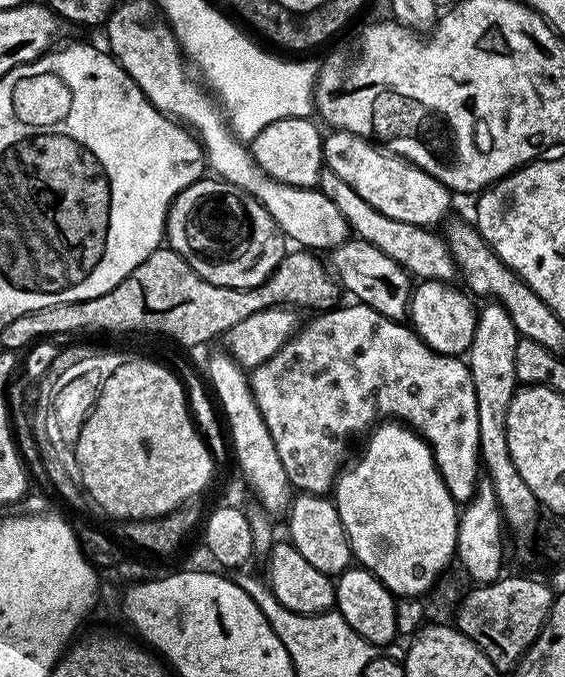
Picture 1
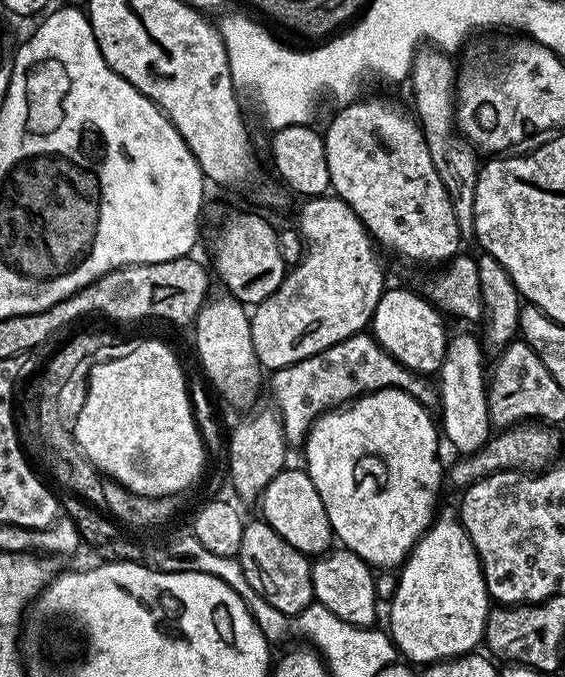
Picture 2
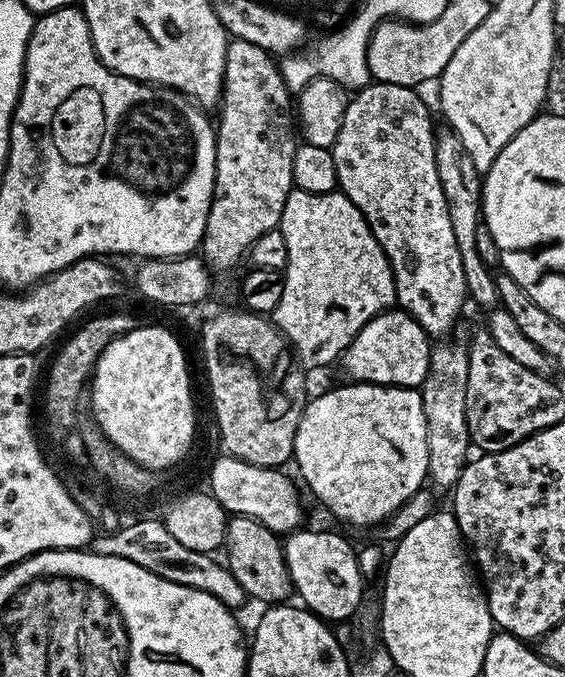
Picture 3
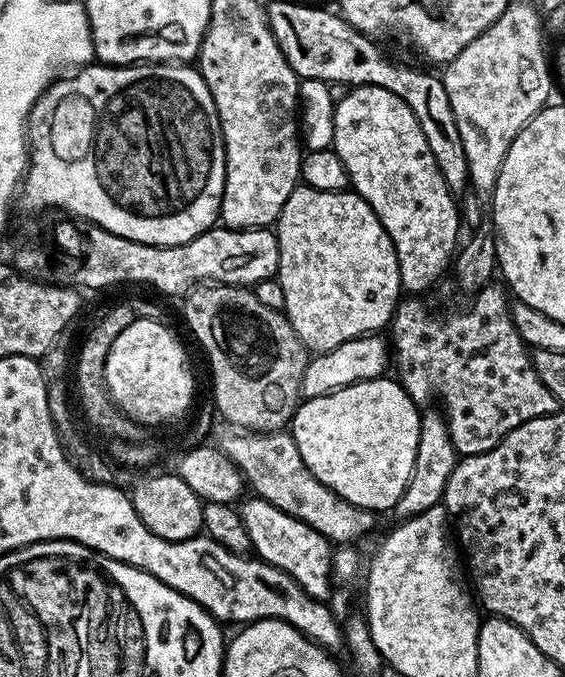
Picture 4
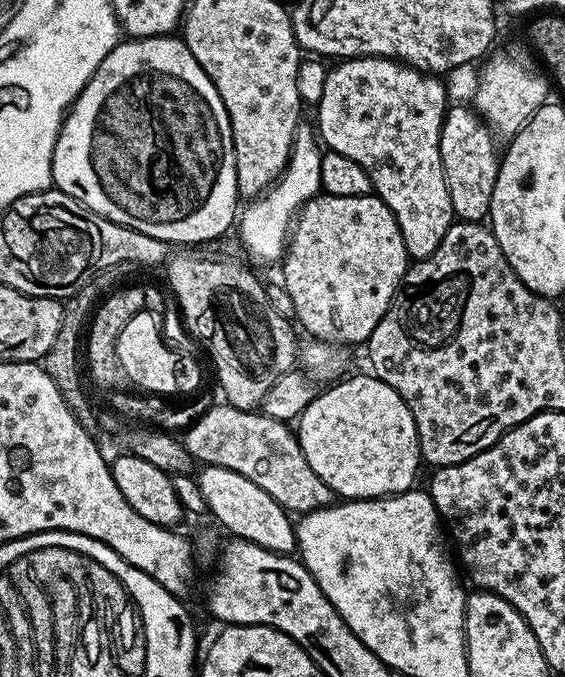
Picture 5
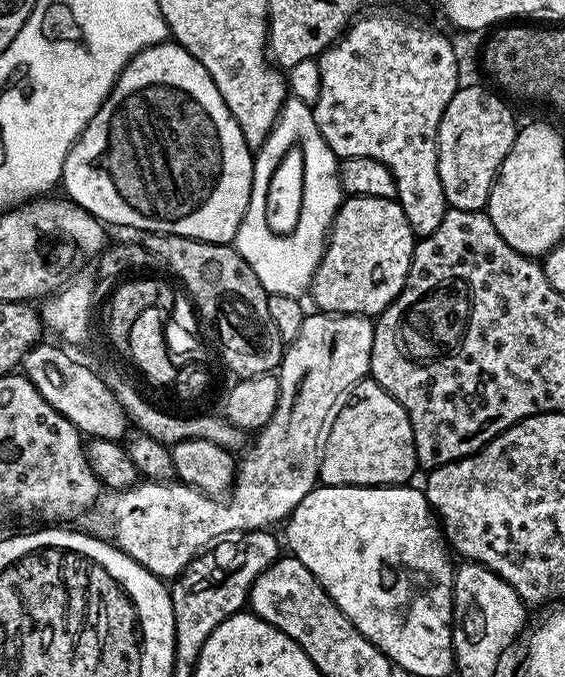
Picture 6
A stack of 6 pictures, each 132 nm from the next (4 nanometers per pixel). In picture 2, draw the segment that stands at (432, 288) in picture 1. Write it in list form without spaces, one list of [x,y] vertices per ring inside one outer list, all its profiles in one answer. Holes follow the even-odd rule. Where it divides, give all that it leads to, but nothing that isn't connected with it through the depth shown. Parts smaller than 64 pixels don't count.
[[[389,287],[380,295],[378,306],[372,315],[370,325],[371,335],[375,336],[400,363],[405,364],[408,369],[417,374],[439,373],[444,361],[444,351],[448,349],[450,339],[449,333],[444,333],[444,320],[441,309],[432,303],[431,299],[419,296],[416,292],[411,292],[408,288]]]

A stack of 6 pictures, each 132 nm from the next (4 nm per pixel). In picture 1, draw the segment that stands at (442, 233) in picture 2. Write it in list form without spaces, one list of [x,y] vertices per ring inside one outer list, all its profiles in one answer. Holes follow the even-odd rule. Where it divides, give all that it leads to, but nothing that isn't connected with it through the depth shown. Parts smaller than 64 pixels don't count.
[[[329,131],[324,136],[324,163],[338,174],[338,178],[350,182],[350,186],[354,186],[354,190],[374,206],[374,210],[386,214],[386,218],[398,218],[398,222],[410,222],[423,228],[443,225],[449,219],[448,211],[452,208],[454,196],[445,184],[363,136]]]

